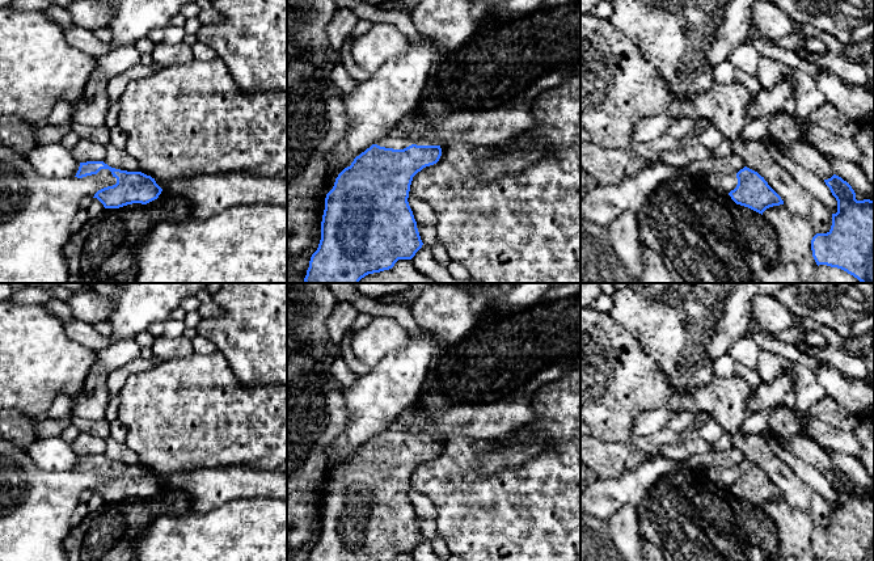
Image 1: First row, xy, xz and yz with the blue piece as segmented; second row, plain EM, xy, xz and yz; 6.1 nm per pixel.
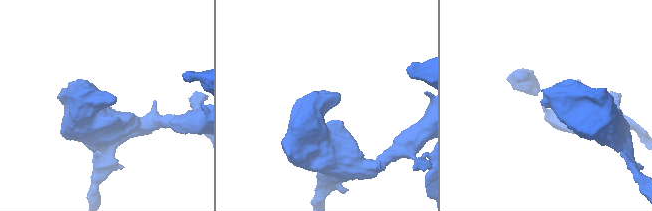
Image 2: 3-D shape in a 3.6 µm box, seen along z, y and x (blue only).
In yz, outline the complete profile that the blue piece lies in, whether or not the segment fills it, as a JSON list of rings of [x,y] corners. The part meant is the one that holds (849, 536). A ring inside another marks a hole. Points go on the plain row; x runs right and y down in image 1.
[[[836,468],[824,476],[837,494],[837,506],[831,523],[811,533],[816,558],[874,561],[874,494],[857,494],[852,480]]]

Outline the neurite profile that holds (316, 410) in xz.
[[[287,337],[287,552],[291,553],[308,544],[311,539],[311,527],[316,516],[316,507],[320,497],[324,494],[322,478],[326,472],[326,464],[332,455],[334,442],[346,429],[350,418],[346,410],[345,388],[341,384],[333,384],[329,376],[322,374],[304,372],[296,364],[290,362],[295,354],[304,353]]]

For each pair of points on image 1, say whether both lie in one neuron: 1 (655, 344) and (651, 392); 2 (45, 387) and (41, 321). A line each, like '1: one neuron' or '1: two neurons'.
1: two neurons
2: one neuron

